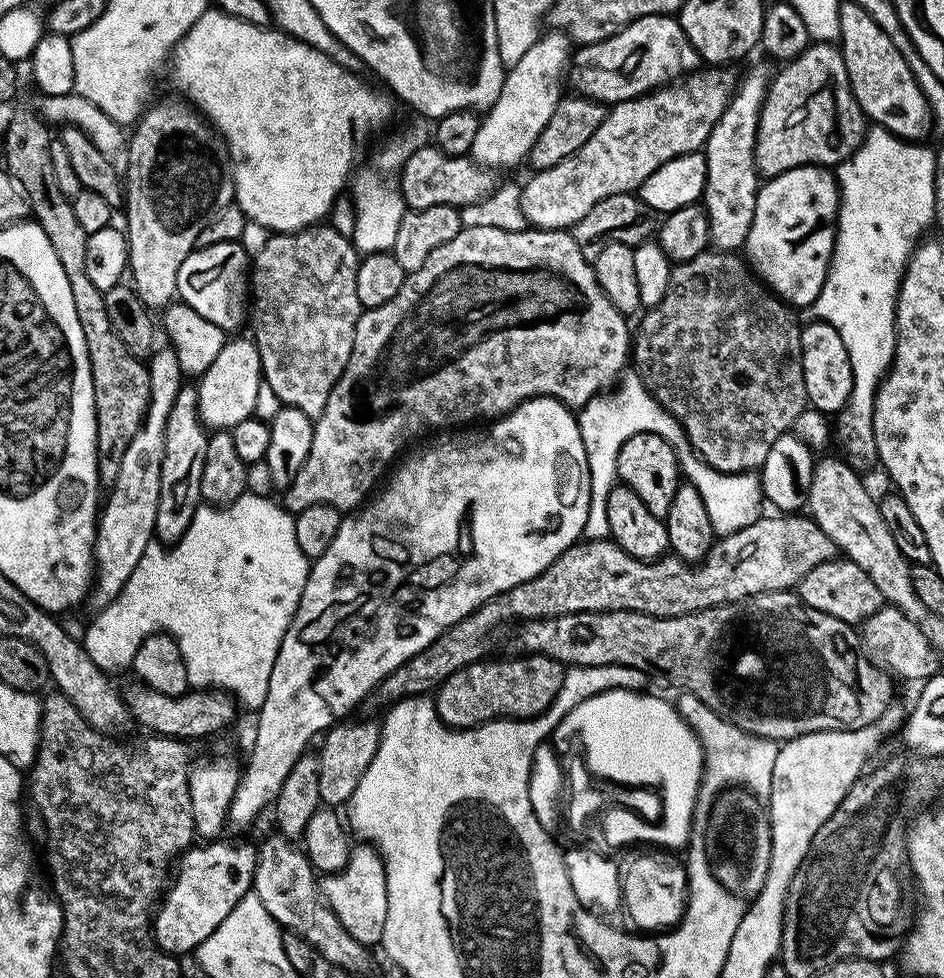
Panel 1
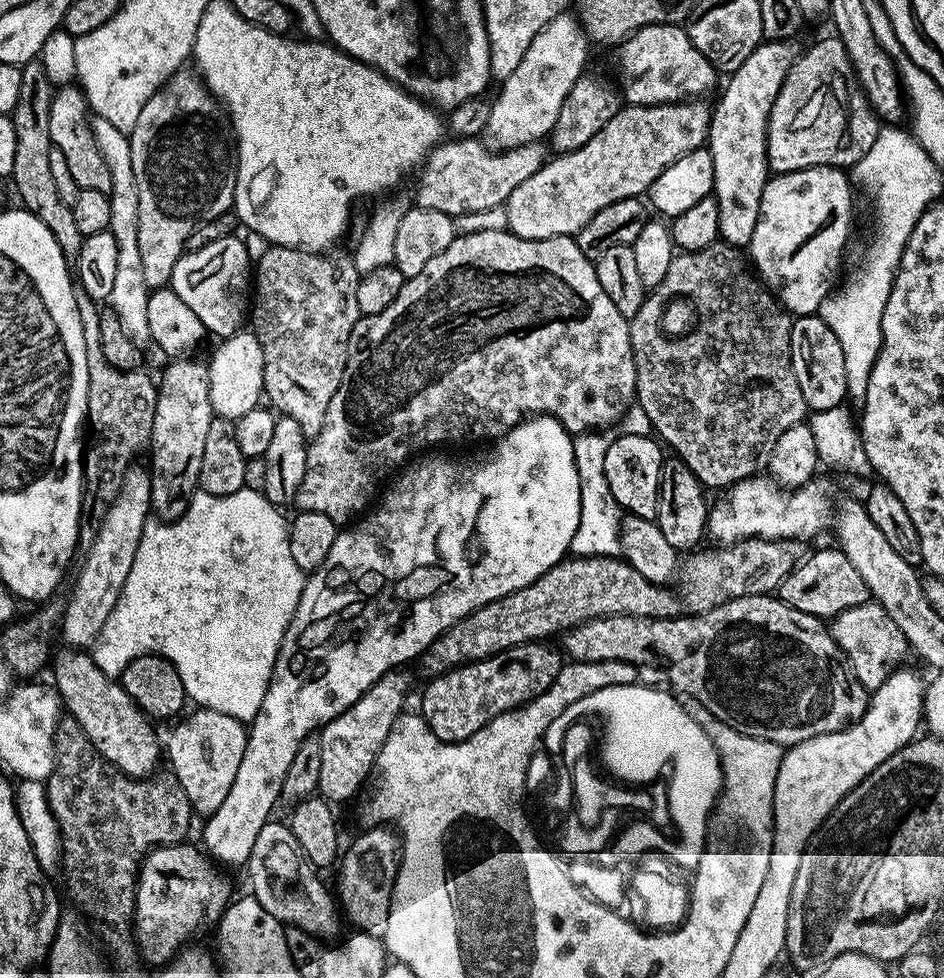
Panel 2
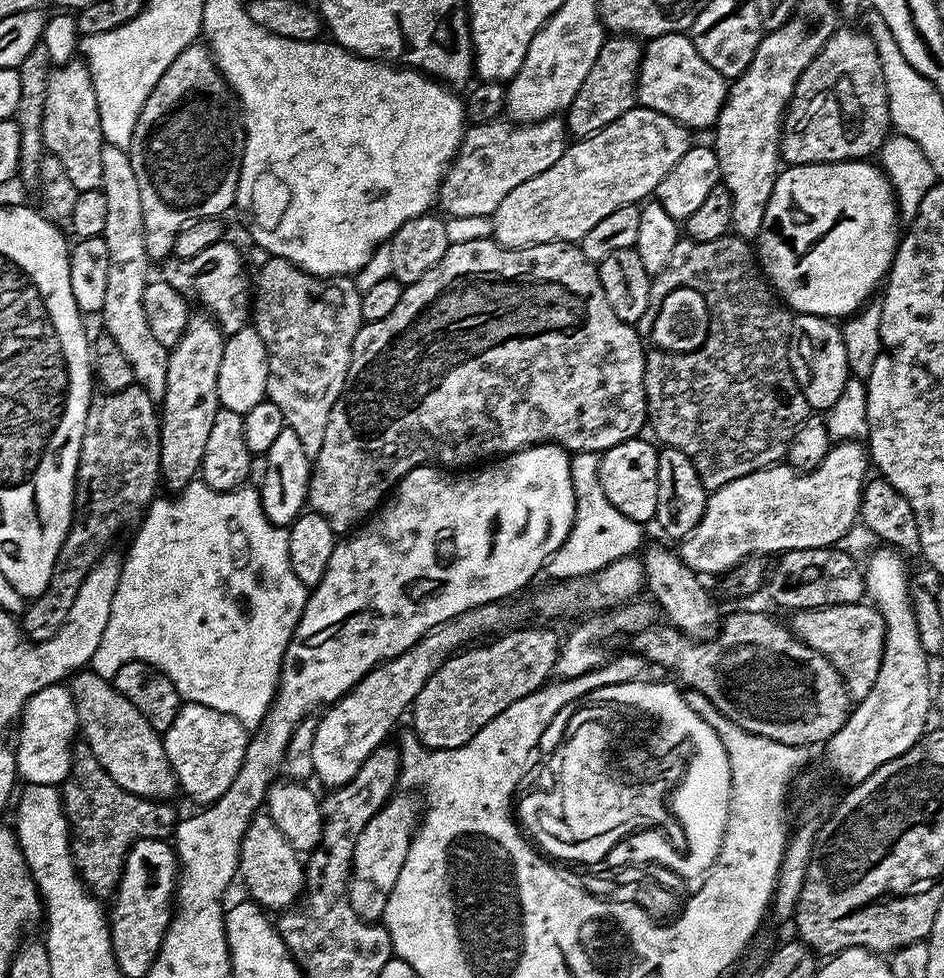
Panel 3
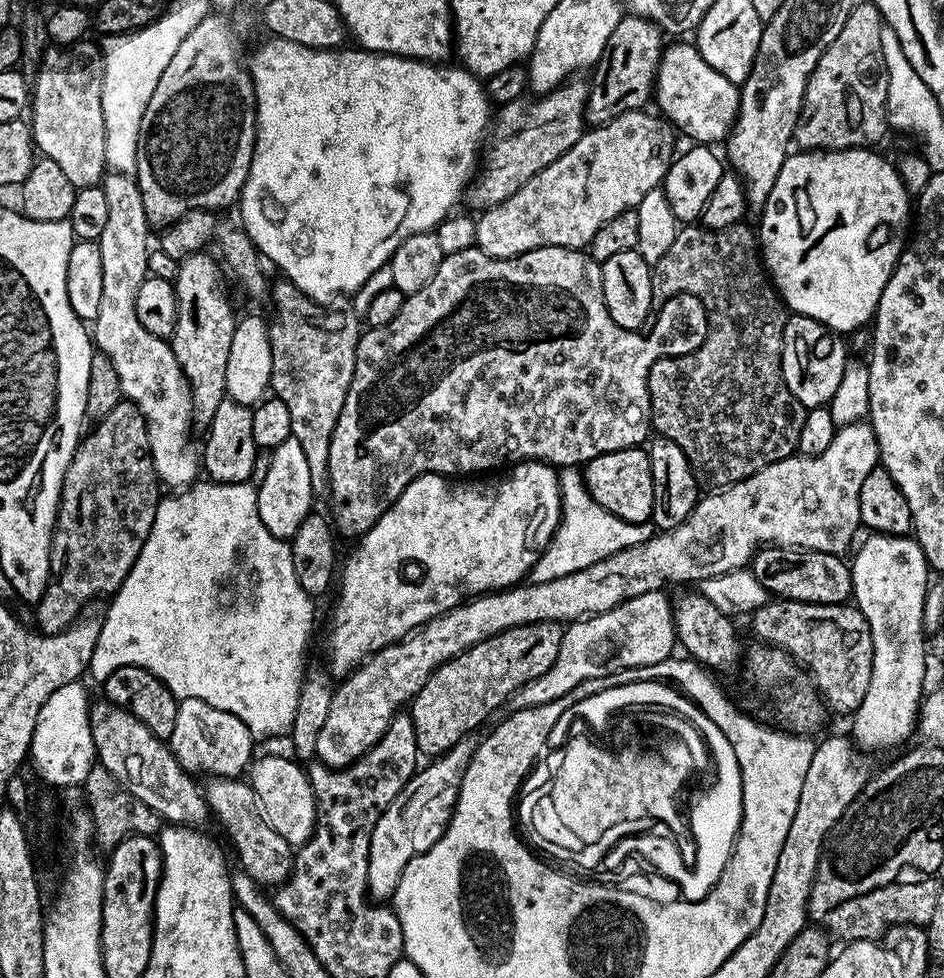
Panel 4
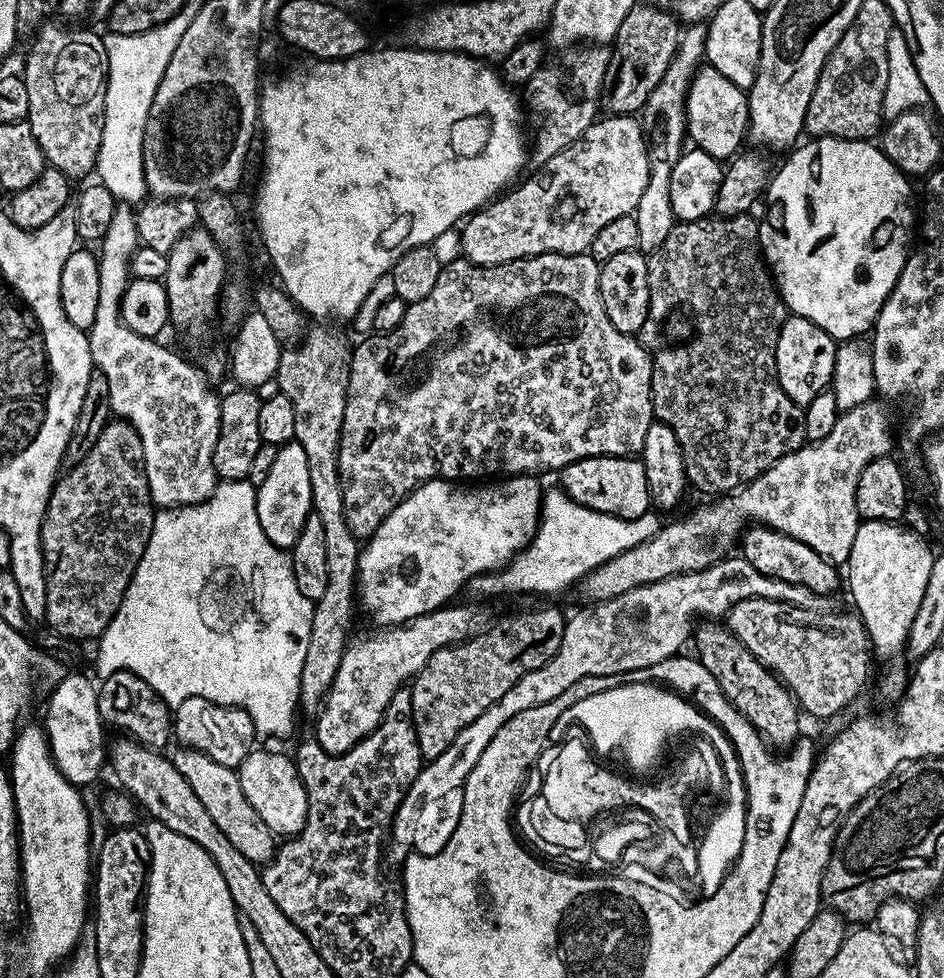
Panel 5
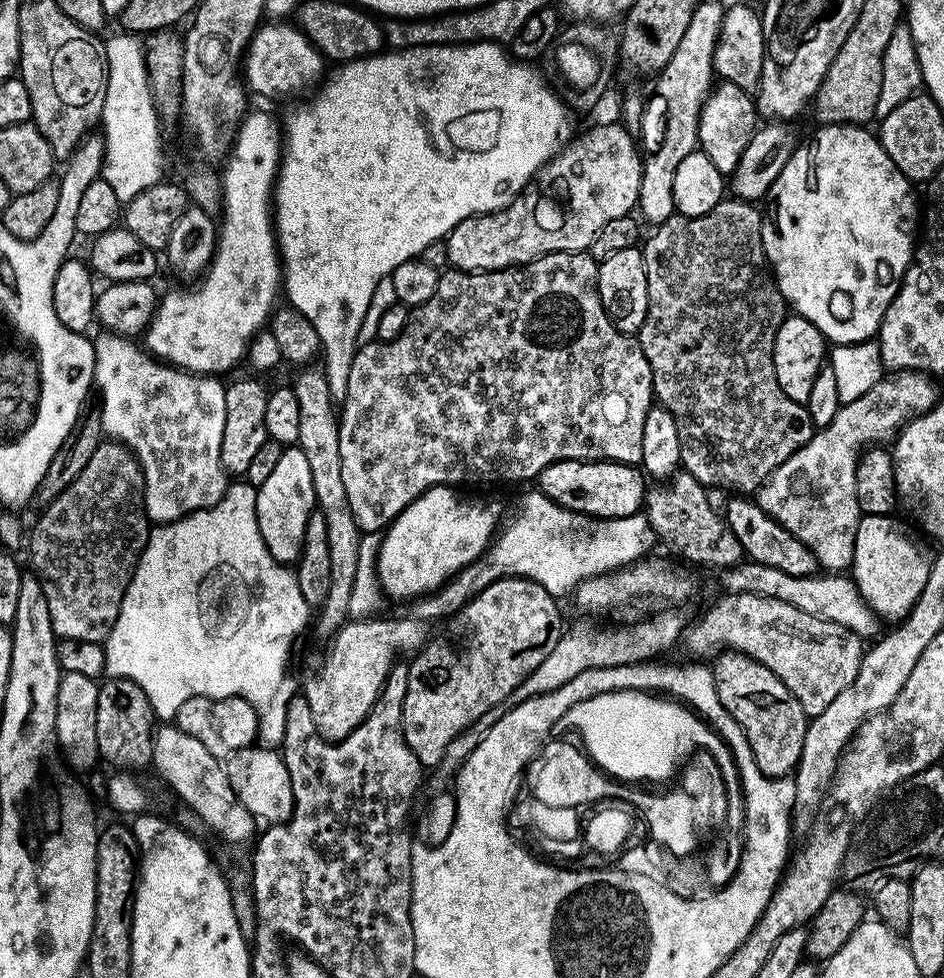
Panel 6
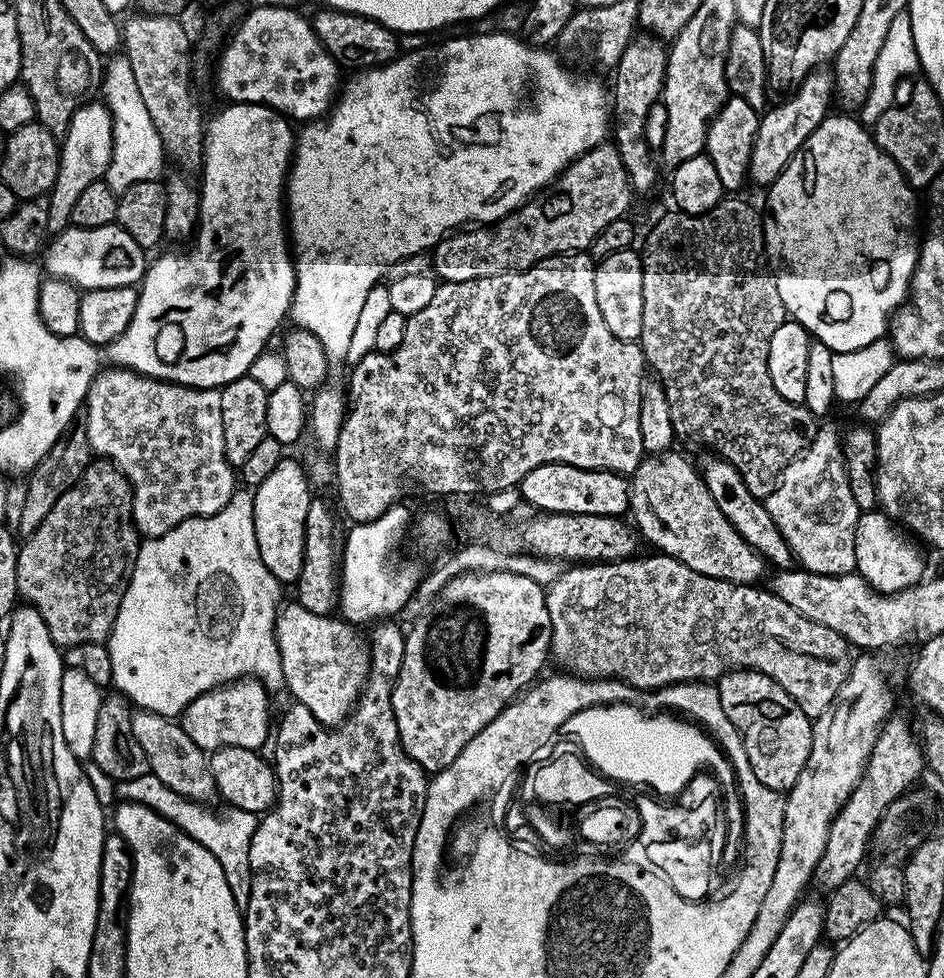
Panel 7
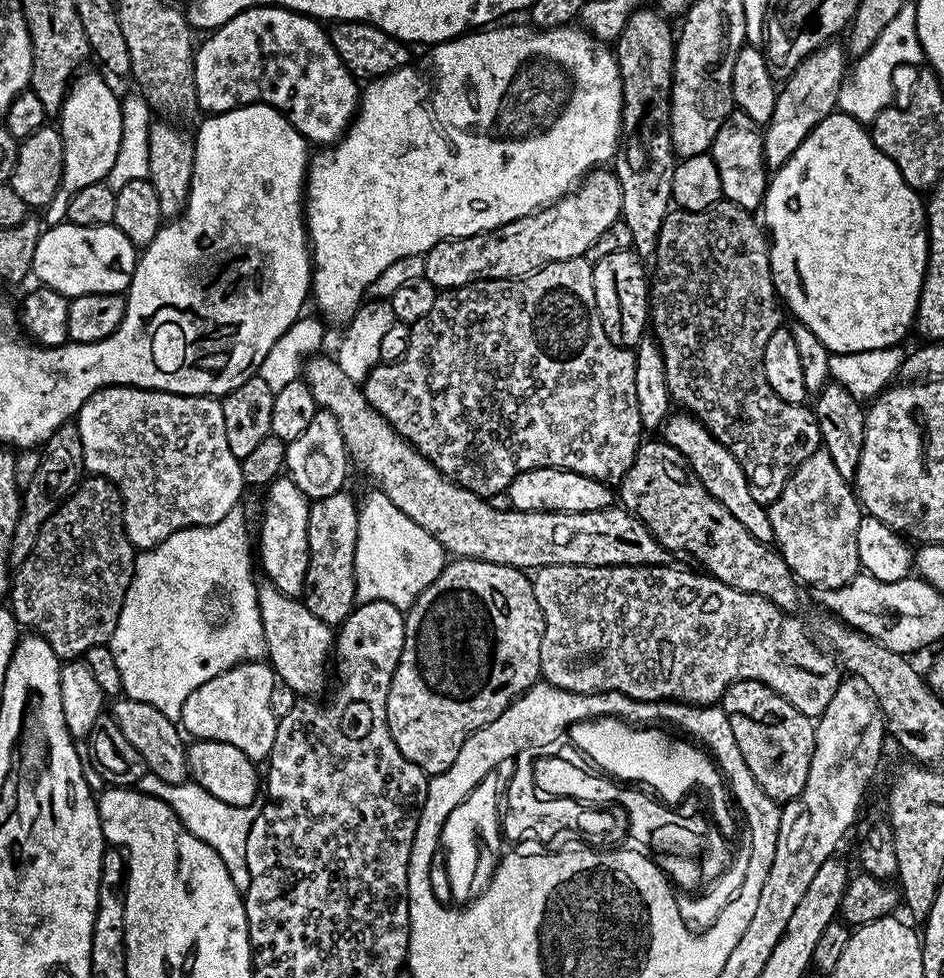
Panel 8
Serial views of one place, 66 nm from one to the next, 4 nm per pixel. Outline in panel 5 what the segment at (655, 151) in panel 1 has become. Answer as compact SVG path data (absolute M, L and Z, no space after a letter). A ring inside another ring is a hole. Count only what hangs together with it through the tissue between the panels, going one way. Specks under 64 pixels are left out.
M608 114L597 119L595 124L591 124L586 130L586 134L582 134L579 138L569 146L563 148L558 154L554 154L554 158L543 161L539 165L540 169L533 174L529 180L521 179L511 190L505 191L499 198L491 201L487 206L471 213L463 221L460 233L460 251L463 259L469 260L471 264L508 264L512 260L525 260L527 256L541 256L547 252L561 252L567 256L578 256L587 253L592 246L592 239L598 234L598 230L602 230L602 226L606 226L606 222L614 222L614 218L619 216L631 216L636 211L638 202L642 198L642 190L646 190L646 182L648 181L648 170L650 167L650 144L644 141L644 136L640 133L640 124L636 121L637 117L632 114Z

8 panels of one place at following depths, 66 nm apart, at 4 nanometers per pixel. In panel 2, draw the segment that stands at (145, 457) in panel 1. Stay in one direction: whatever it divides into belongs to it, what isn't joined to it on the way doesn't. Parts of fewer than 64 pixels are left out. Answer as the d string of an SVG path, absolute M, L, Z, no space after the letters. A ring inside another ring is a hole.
M133 466L128 469L122 490L118 498L109 505L104 519L99 521L88 553L84 556L84 565L76 576L76 585L72 588L72 597L64 608L65 645L76 650L91 649L98 638L126 578L130 575L130 565L134 563L134 554L138 554L138 542L142 542L142 530L148 525L152 512L152 473L147 467Z

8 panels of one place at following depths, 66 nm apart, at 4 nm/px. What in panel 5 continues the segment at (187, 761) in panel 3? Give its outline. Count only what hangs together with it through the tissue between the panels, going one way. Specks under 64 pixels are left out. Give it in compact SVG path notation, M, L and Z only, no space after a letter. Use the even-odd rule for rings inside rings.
M201 696L186 698L186 702L175 705L174 736L183 747L193 748L214 762L222 762L222 766L239 769L240 764L248 757L253 747L252 740L257 739L254 722L250 722L250 714L246 710L215 704ZM252 744L252 745L251 745Z

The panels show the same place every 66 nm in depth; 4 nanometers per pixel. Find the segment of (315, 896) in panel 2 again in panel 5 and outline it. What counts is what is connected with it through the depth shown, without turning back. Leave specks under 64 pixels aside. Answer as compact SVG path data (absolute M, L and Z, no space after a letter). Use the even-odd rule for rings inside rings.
M180 746L177 749L176 753L171 753L172 764L178 770L178 774L182 774L182 778L186 778L186 782L190 782L190 790L194 790L194 794L198 794L198 799L202 802L202 806L206 806L210 818L214 818L214 826L218 826L218 830L222 830L222 834L226 834L226 838L230 838L230 843L241 854L246 854L246 858L250 858L252 864L267 865L276 854L278 840L268 829L266 822L262 822L262 818L258 818L254 806L250 806L250 802L246 802L246 794L242 794L237 769L222 766L222 762L214 762L214 758L193 748Z

